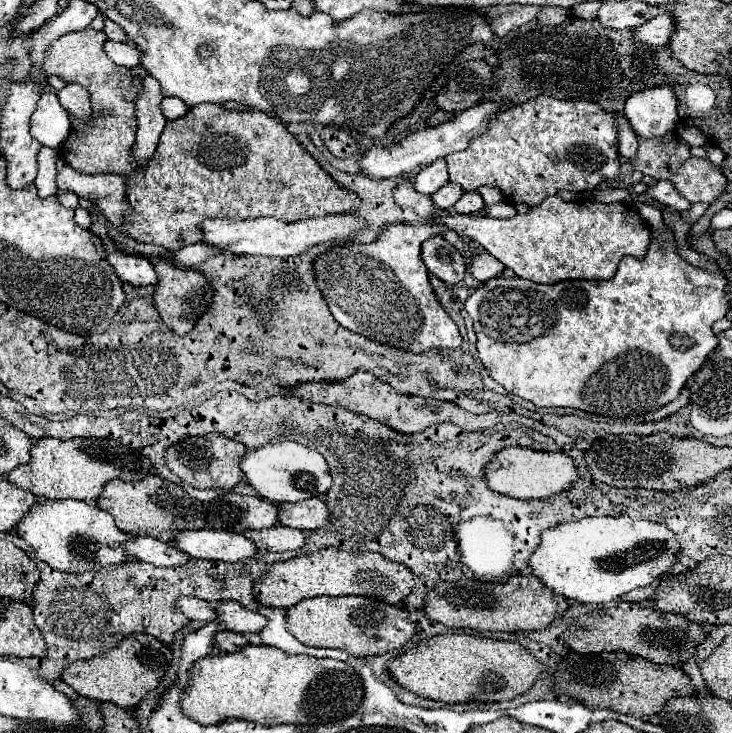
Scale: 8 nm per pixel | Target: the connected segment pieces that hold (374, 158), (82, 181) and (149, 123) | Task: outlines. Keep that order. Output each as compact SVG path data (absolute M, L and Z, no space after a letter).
M498 102L478 104L474 108L464 110L462 114L458 114L450 122L444 122L434 128L424 128L424 130L412 132L412 134L404 136L400 142L394 142L390 148L388 146L372 146L368 152L364 152L360 156L360 162L358 162L360 174L368 176L370 180L388 180L388 178L398 178L398 176L410 174L412 170L416 170L420 166L428 166L438 158L444 158L452 152L466 148L474 136L482 134L488 128L490 120L494 120L494 116L498 116L498 110L500 110Z
M60 156L56 160L58 170L58 188L60 190L72 190L74 194L94 200L98 208L104 212L112 228L120 238L126 238L124 222L128 218L130 202L126 198L126 178L116 174L98 174L98 176L86 176L76 172L68 162L64 162Z
M146 76L142 80L142 92L136 100L136 118L138 118L138 132L136 132L136 144L132 146L132 158L136 164L146 166L148 160L152 160L154 150L158 148L160 134L164 130L166 118L160 110L162 94L160 86L154 78Z

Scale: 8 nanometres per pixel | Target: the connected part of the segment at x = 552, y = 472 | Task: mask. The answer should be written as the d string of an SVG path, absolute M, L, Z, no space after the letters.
M506 446L498 450L486 466L486 484L500 494L512 498L546 498L554 492L570 488L570 482L576 480L576 468L570 456L562 452L538 452L532 448Z

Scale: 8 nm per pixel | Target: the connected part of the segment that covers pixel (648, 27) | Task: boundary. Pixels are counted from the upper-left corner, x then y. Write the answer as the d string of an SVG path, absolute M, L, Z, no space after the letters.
M658 14L652 20L648 20L646 24L638 26L638 30L634 30L634 42L642 42L642 44L650 44L656 46L658 42L668 42L670 34L672 34L672 26L674 20L668 14Z

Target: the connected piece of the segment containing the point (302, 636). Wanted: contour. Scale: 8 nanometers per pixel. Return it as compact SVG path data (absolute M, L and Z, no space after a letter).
M362 596L306 598L286 610L286 630L306 646L340 648L350 656L372 656L400 650L416 632L406 610Z

